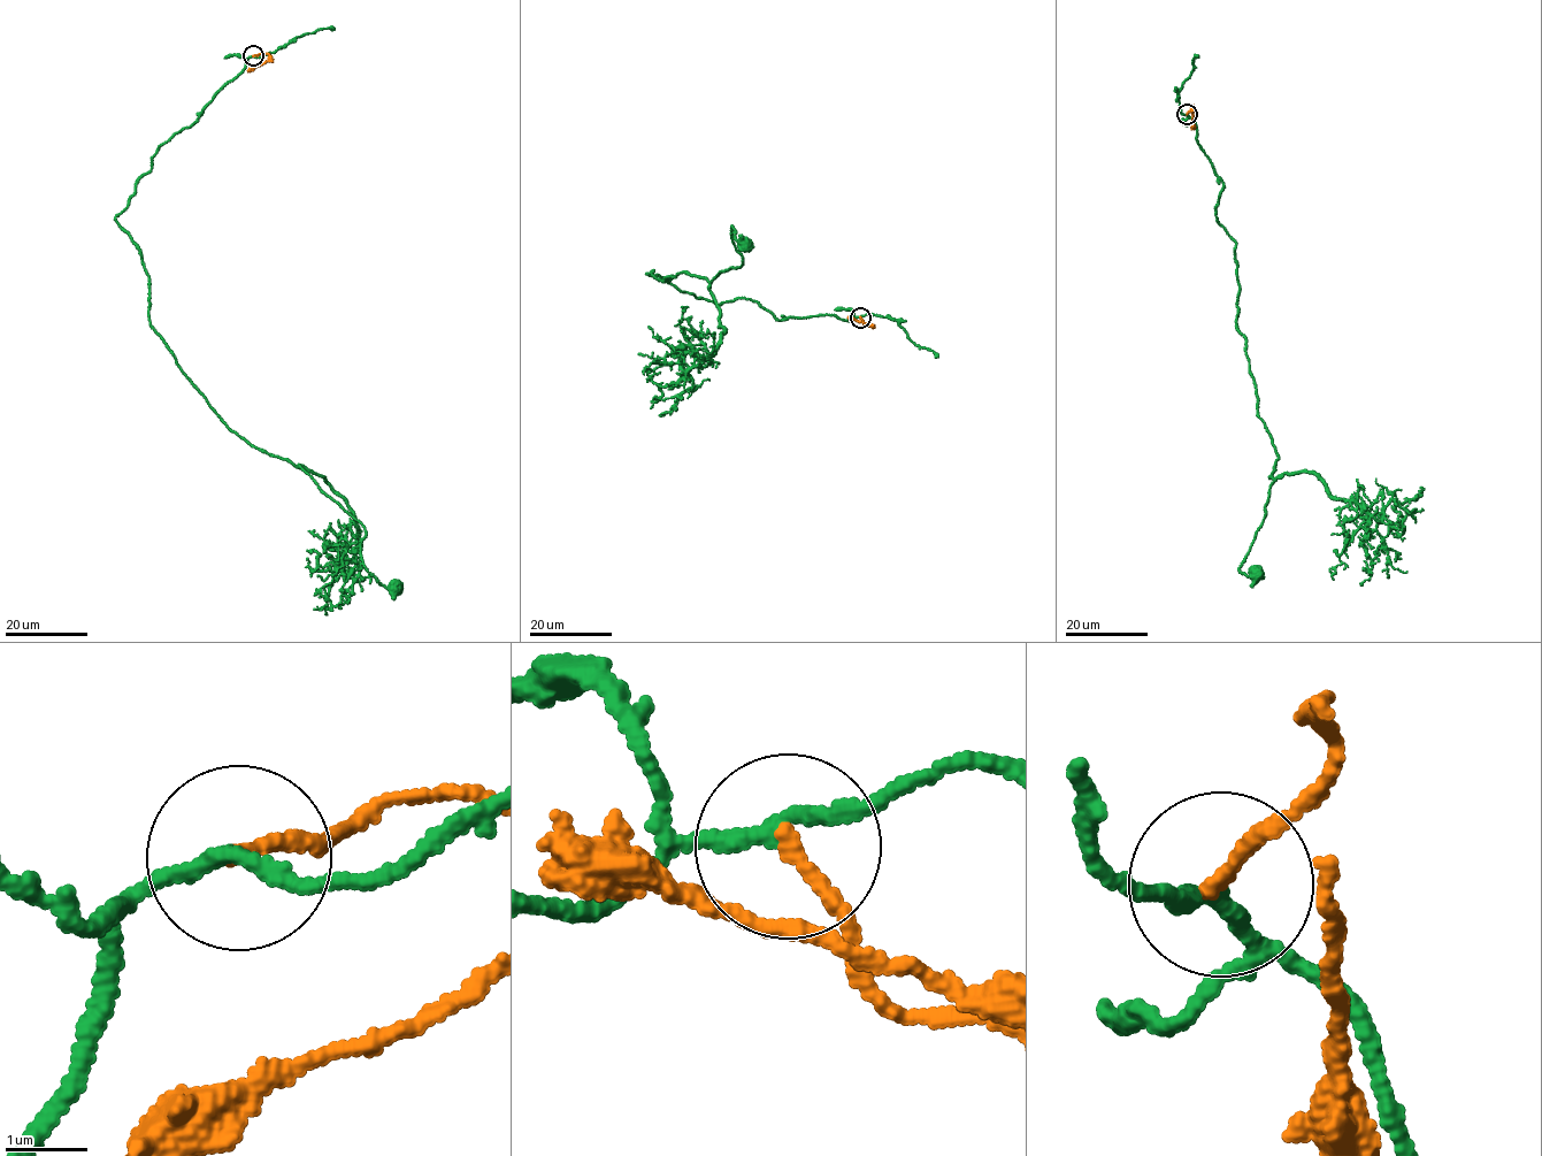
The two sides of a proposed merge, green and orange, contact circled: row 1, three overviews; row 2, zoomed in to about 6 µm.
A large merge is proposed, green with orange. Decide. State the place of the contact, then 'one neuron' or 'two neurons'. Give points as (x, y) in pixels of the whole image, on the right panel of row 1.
at (1187, 114); one neuron

